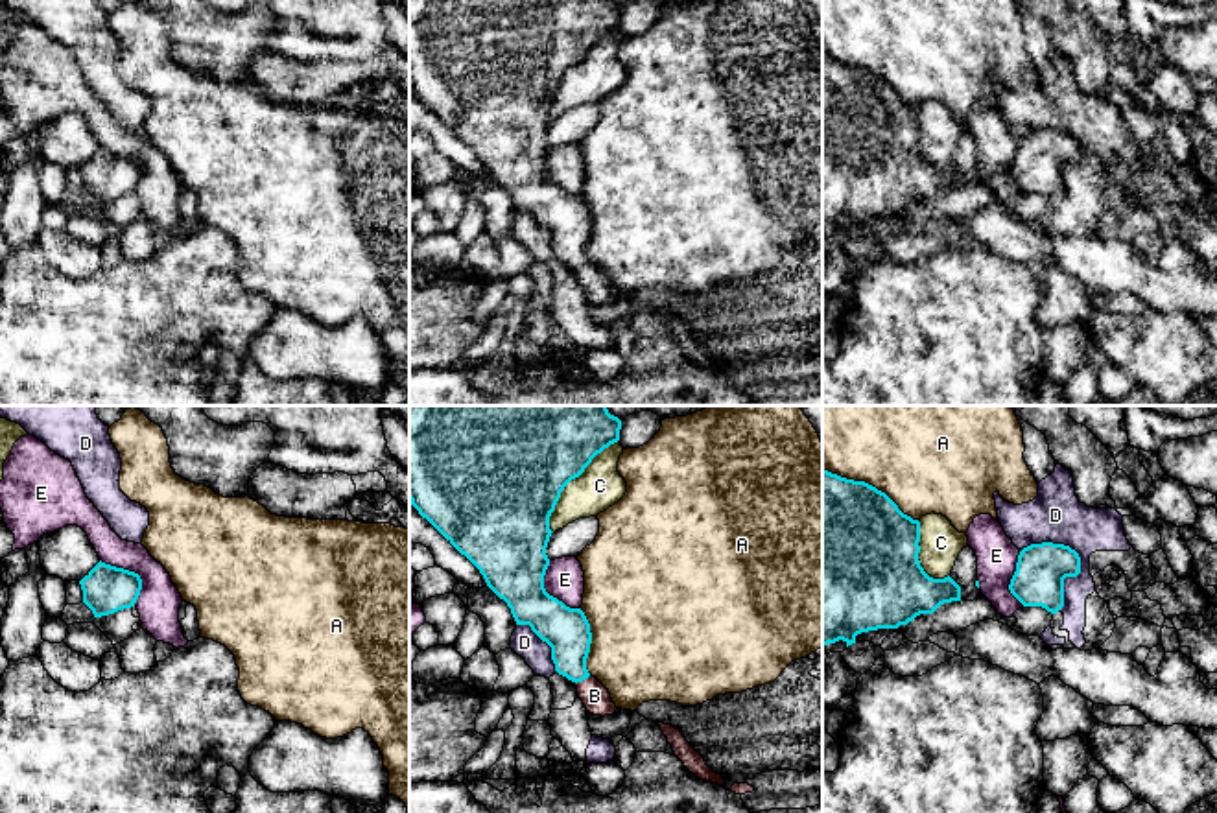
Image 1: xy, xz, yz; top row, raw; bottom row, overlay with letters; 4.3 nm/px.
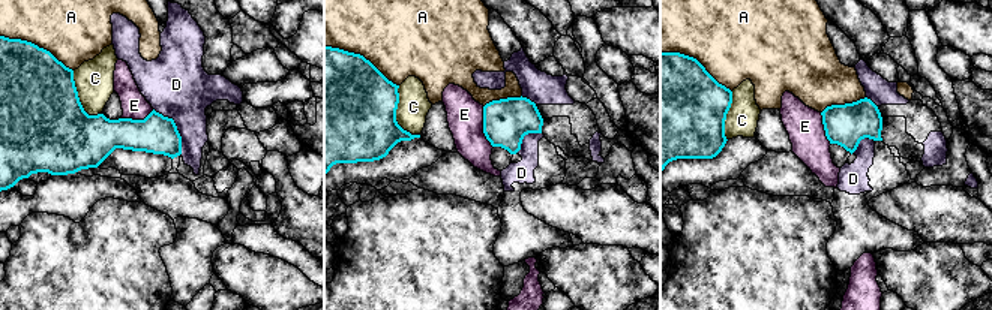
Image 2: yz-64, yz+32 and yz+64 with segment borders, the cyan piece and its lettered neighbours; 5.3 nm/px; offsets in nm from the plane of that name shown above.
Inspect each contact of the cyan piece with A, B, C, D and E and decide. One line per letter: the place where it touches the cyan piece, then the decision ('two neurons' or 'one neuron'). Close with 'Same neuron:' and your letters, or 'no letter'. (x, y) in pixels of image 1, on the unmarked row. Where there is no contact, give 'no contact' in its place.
A: contact yz (871, 72); two neurons
B: contact xz (583, 266); one neuron
C: contact xz (568, 69); two neurons
D: contact yz (1079, 150); two neurons
E: contact xy (133, 159); two neurons
Same neuron: B

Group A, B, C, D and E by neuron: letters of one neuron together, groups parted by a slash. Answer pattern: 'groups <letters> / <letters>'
groups A / B / C / D / E

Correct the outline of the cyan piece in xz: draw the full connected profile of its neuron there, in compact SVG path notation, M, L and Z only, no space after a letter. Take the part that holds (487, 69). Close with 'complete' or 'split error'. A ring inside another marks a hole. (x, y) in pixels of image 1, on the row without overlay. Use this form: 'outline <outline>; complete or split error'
outline M409 0L409 88L461 142L465 142L483 162L487 173L507 190L516 212L529 212L531 218L551 234L555 258L577 275L586 299L594 302L612 302L618 295L608 277L588 260L586 245L590 240L592 219L590 210L581 195L570 195L544 175L544 162L549 153L546 135L551 124L549 103L561 85L564 74L579 65L592 46L605 35L620 28L621 7L610 0Z; split error

